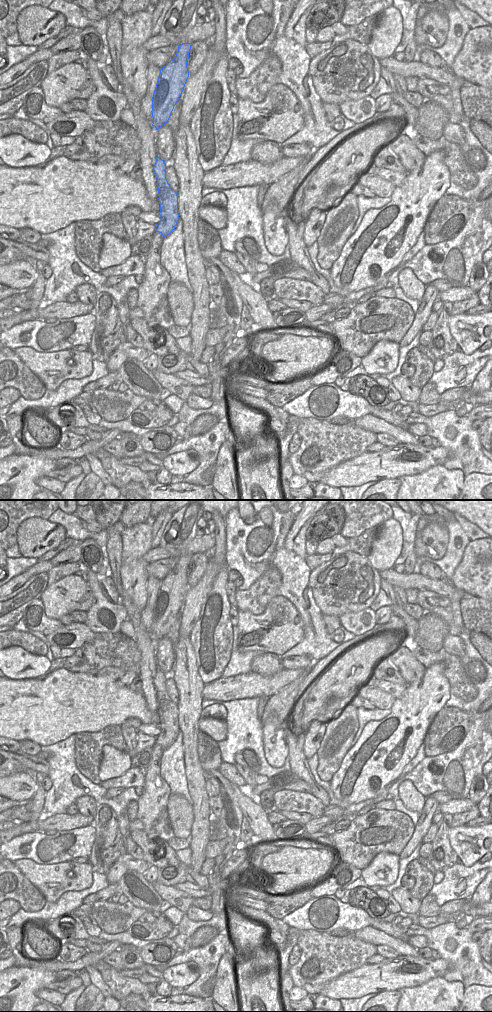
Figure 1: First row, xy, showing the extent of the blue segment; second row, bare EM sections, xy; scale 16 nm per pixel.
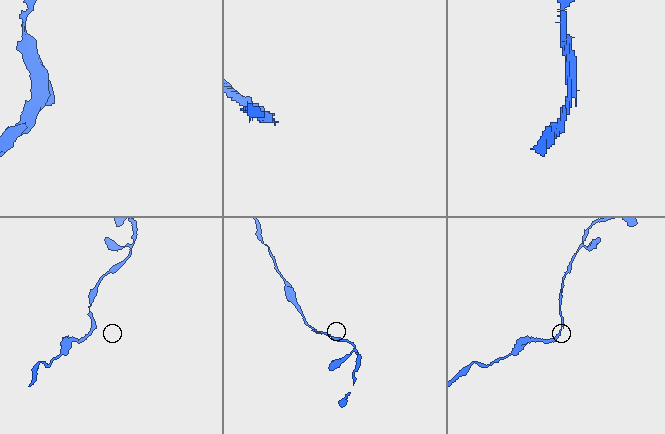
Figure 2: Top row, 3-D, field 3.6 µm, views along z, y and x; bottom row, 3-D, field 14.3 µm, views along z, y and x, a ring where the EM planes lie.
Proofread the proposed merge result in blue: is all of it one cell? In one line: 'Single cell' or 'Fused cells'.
Single cell

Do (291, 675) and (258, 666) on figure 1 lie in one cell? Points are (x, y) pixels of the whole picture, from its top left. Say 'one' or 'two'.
two

